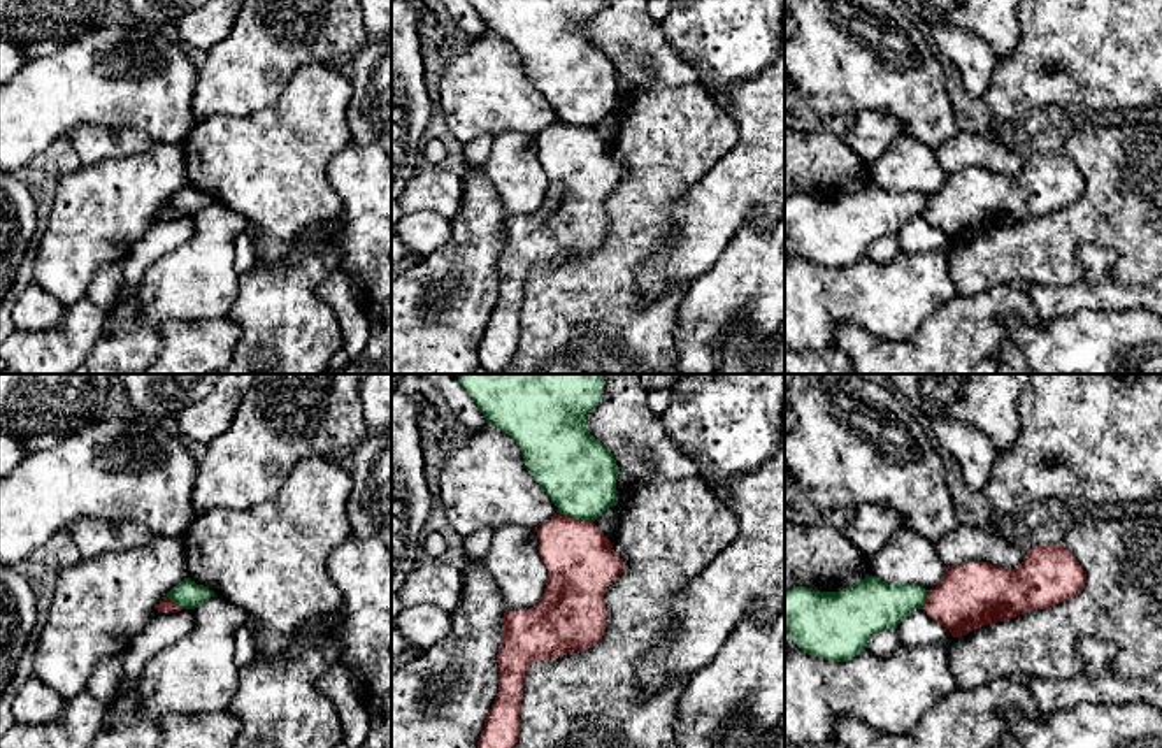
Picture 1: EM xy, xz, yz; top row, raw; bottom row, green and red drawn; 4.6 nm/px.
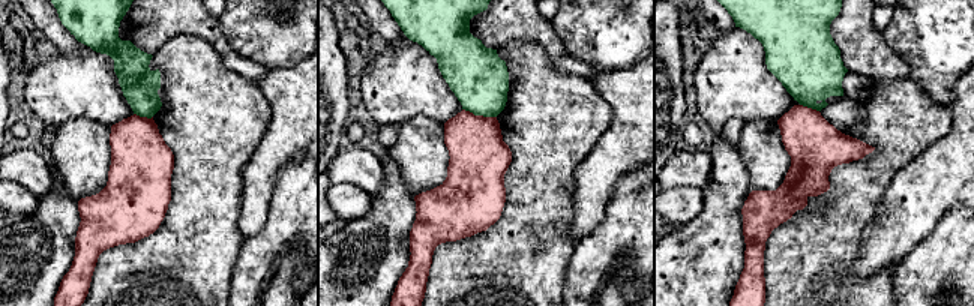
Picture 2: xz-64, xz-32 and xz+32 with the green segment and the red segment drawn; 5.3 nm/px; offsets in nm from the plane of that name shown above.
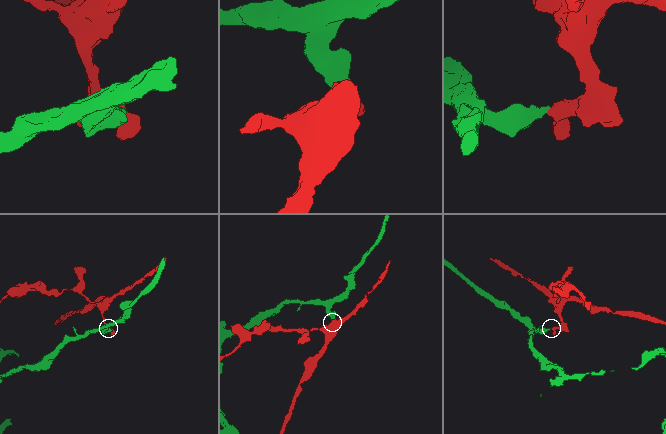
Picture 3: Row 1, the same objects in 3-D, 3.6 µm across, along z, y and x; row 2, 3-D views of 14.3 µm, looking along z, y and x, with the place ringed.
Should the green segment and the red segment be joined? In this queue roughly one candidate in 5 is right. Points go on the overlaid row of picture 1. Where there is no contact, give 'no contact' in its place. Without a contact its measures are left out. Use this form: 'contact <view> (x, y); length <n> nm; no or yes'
contact xz (576, 517); length 170 nm; no

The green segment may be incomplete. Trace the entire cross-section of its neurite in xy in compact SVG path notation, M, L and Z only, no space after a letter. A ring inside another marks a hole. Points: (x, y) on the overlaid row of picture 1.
M190 578L176 585L167 597L183 609L195 609L205 604L216 593L204 585L197 585Z

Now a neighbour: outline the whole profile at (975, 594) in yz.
M1036 544L1015 569L988 562L948 565L923 611L953 637L979 627L1053 608L1083 590L1087 572L1064 544Z

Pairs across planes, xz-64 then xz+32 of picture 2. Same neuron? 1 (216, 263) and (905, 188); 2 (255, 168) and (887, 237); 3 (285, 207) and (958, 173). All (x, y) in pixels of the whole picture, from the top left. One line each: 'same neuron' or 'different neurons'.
1: different neurons
2: same neuron
3: different neurons

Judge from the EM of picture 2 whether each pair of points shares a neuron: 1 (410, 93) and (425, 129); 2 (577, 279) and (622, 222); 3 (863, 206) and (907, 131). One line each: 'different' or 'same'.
1: different
2: same
3: same

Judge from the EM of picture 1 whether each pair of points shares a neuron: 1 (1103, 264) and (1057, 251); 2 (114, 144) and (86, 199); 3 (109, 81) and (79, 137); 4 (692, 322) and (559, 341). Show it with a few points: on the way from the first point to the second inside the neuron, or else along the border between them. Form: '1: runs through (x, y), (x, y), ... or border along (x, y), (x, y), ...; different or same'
1: border along (1117, 253), (1083, 243), (1085, 273), (1045, 283); different
2: border along (148, 148), (79, 165); different
3: border along (127, 127), (74, 125), (65, 134); different
4: border along (687, 290), (678, 306), (674, 355); different

